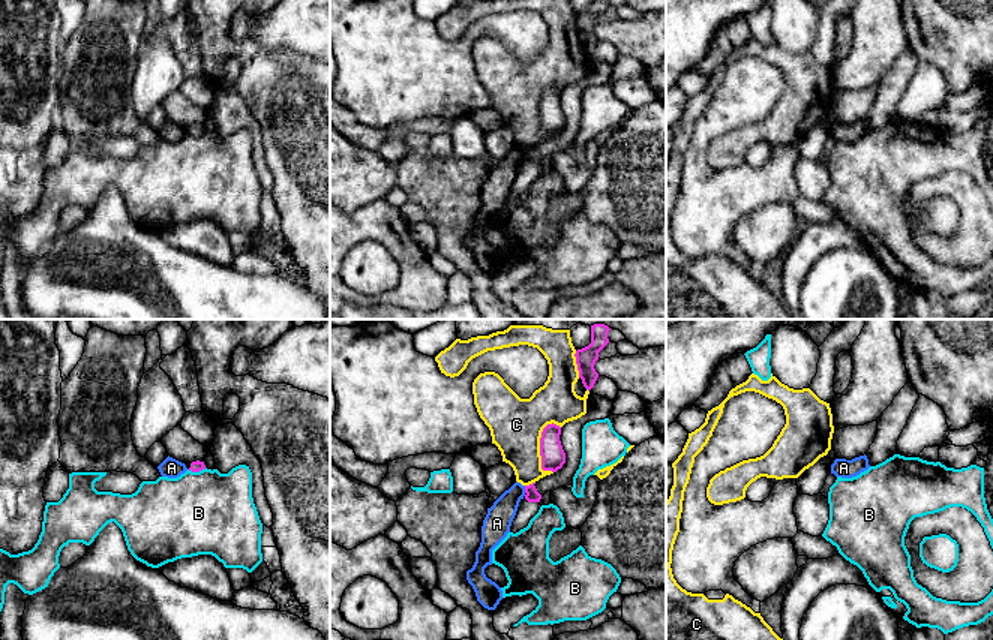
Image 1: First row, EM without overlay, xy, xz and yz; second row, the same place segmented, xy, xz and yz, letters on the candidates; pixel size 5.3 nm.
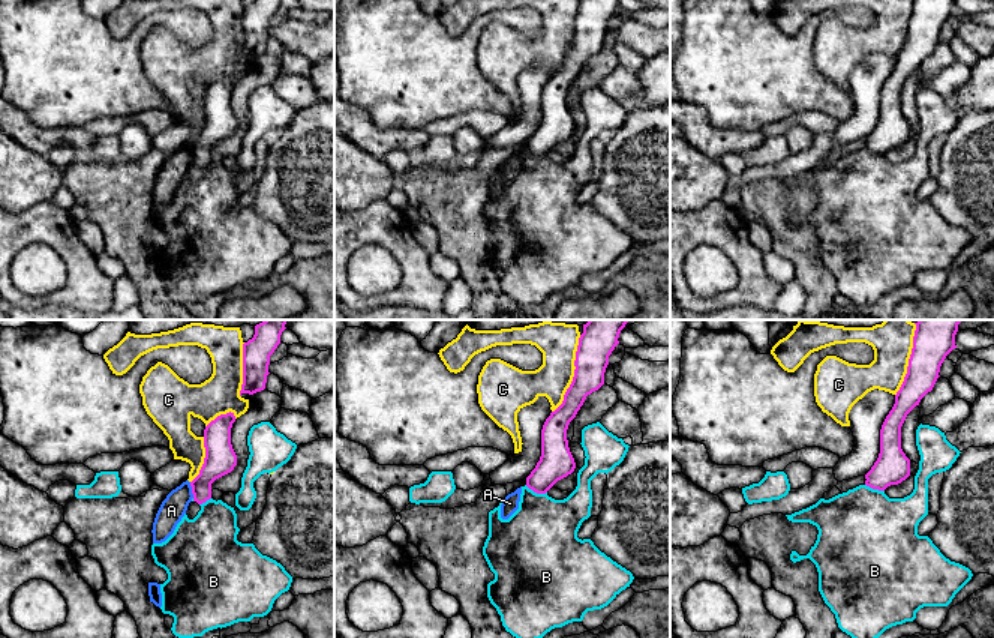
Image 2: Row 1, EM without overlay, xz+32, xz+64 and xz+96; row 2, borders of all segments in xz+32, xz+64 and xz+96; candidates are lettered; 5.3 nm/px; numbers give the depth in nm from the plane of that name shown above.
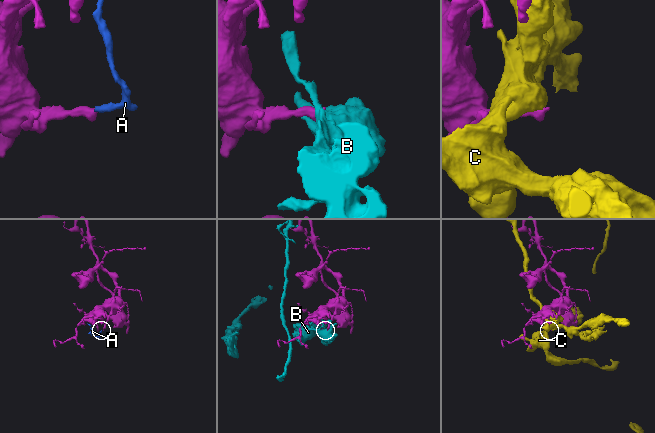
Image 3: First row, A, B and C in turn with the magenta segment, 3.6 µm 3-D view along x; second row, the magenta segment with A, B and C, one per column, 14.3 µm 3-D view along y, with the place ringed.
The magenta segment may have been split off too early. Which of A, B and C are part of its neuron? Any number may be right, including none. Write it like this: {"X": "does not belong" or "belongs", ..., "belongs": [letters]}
{"A": "does not belong", "B": "does not belong", "C": "does not belong", "belongs": []}

